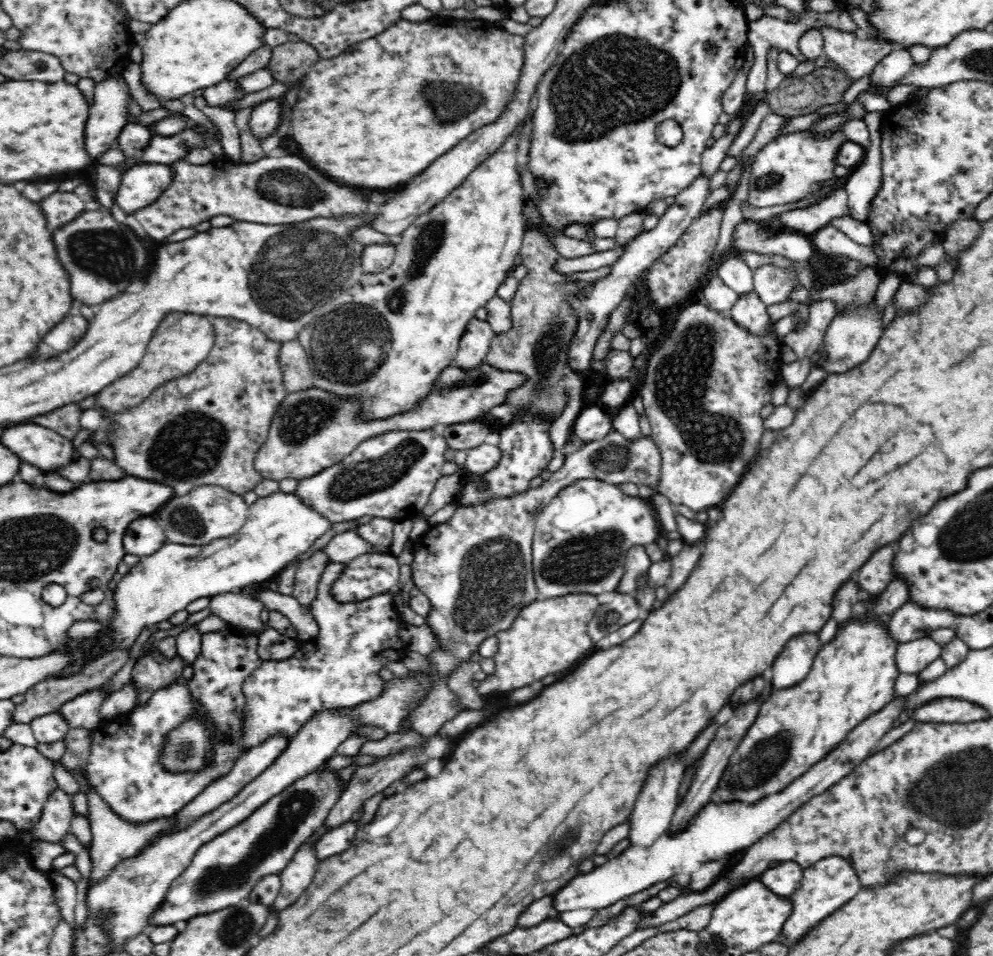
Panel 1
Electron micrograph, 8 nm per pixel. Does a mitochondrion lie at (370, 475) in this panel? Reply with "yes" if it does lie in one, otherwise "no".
yes

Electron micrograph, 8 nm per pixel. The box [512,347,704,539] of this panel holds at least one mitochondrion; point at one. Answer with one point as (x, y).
(613, 457)

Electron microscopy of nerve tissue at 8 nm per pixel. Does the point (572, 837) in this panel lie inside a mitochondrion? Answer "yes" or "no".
yes

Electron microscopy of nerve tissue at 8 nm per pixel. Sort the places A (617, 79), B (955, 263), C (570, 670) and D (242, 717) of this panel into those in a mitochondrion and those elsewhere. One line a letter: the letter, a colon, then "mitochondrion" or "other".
A: mitochondrion
B: other
C: other
D: other

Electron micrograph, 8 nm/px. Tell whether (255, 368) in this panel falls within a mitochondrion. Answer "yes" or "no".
no

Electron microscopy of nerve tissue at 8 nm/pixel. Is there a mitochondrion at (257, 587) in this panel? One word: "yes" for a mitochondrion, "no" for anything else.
no

